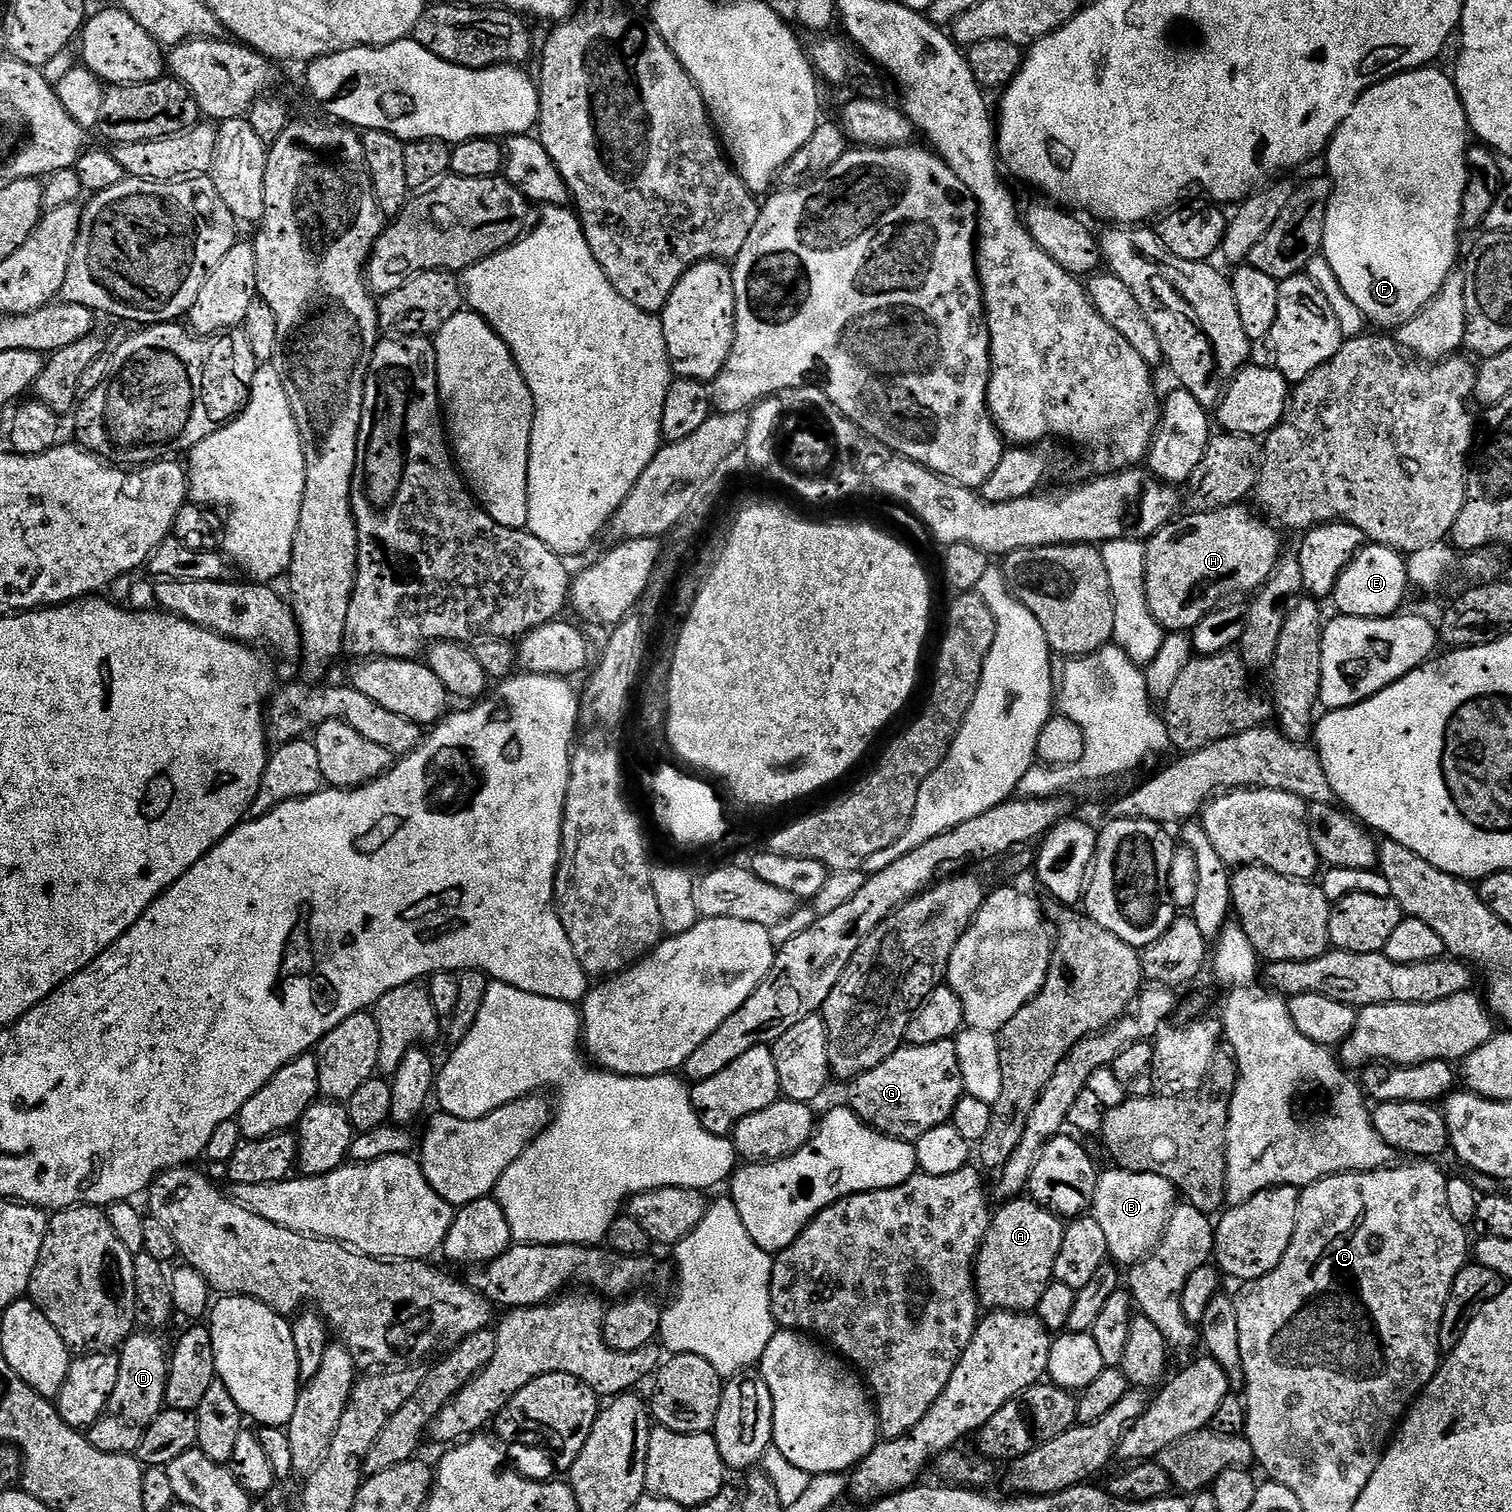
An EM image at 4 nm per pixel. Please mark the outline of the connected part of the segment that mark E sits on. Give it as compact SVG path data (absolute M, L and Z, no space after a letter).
M1368 542L1352 559L1350 566L1342 570L1338 586L1334 586L1330 600L1331 603L1336 603L1335 611L1341 616L1381 620L1397 615L1403 609L1400 607L1403 606L1408 592L1410 593L1410 581L1407 559L1392 548Z

